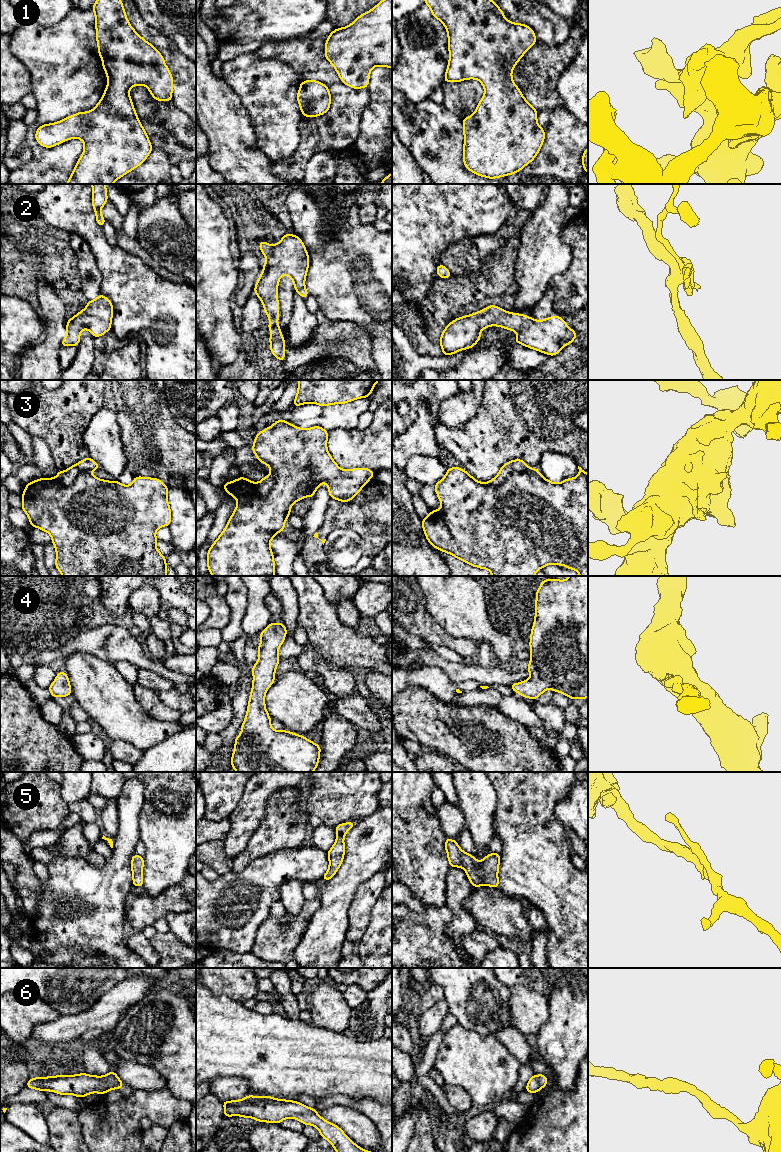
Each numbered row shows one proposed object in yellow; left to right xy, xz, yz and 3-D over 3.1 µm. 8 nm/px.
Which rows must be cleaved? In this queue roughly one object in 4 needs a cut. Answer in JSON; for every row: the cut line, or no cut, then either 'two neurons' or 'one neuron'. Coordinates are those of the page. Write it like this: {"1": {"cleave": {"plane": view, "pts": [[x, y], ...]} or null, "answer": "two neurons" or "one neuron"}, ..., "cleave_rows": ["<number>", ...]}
{"1": {"cleave": null, "answer": "one neuron"}, "2": {"cleave": null, "answer": "one neuron"}, "3": {"cleave": {"plane": "yz", "pts": [[529, 468], [510, 473], [498, 484], [487, 483]]}, "answer": "two neurons"}, "4": {"cleave": null, "answer": "one neuron"}, "5": {"cleave": null, "answer": "one neuron"}, "6": {"cleave": null, "answer": "one neuron"}, "cleave_rows": ["3"]}

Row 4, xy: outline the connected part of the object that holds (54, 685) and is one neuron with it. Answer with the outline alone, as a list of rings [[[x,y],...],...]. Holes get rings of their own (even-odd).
[[[66,672],[57,673],[56,679],[51,683],[48,690],[52,697],[69,696],[72,693],[72,690]]]

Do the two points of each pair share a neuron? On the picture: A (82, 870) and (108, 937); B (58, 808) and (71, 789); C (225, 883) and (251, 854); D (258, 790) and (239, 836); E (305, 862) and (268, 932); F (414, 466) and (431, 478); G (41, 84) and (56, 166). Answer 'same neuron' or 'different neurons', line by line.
A: same neuron
B: different neurons
C: different neurons
D: same neuron
E: different neurons
F: same neuron
G: same neuron

